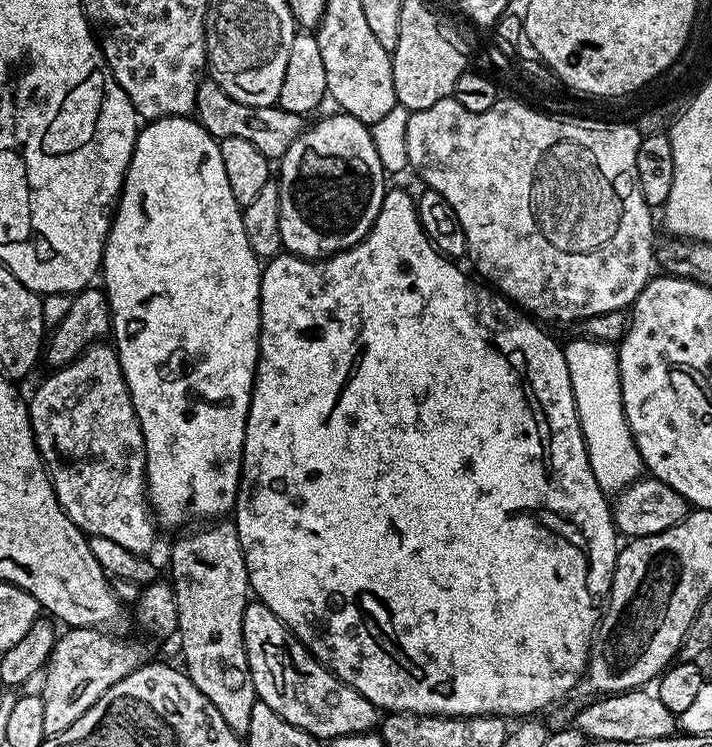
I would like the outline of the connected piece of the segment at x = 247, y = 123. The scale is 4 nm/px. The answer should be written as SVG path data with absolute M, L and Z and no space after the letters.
M210 78L200 81L194 116L211 136L216 137L217 141L226 138L243 138L245 142L258 146L258 150L262 150L262 154L272 162L279 161L280 157L286 154L286 150L290 150L292 143L299 138L306 127L305 117L301 113L291 112L276 104L246 106L230 98L230 94L226 94L226 90L222 90L218 82Z

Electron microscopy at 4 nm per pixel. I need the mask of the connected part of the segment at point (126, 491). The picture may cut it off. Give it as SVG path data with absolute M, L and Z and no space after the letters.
M101 342L86 349L77 360L55 369L51 373L53 376L46 377L32 400L30 396L27 401L28 417L36 448L52 481L52 491L56 493L66 515L89 537L108 538L126 550L148 554L156 544L158 525L146 491L146 442L116 349L106 345Z

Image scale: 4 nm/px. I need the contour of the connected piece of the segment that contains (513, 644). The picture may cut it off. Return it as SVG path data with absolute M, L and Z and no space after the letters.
M389 187L389 188L388 188L388 189L387 189L387 191L385 191L385 193L384 193L384 201L383 201L383 202L382 202L382 206L381 206L381 207L380 207L380 213L379 213L379 214L378 214L378 218L377 218L377 219L376 219L376 221L375 221L375 222L374 222L374 226L373 226L373 227L372 227L372 228L371 228L371 229L370 229L370 230L369 230L369 232L368 232L368 233L367 233L367 234L366 234L366 238L365 238L365 239L364 239L364 240L359 240L359 241L358 241L358 242L357 242L357 243L356 243L356 244L355 244L355 245L354 245L354 246L353 246L353 248L348 248L348 249L346 249L346 250L345 250L345 252L335 252L335 253L334 253L334 254L333 254L333 255L332 255L332 256L325 256L325 257L324 257L324 259L322 259L322 260L306 260L306 259L304 259L304 257L302 257L302 256L294 256L294 255L291 255L291 254L281 254L281 255L279 255L279 256L274 256L274 257L271 257L271 259L269 259L269 260L268 260L268 261L267 261L267 263L265 263L265 264L264 264L264 265L263 265L263 268L262 268L262 271L261 271L261 274L260 274L260 338L259 338L259 341L260 341L260 356L259 356L259 358L258 358L258 359L256 359L256 370L255 370L255 373L254 373L254 375L253 375L253 378L252 378L252 401L251 401L251 402L250 402L250 406L249 406L249 407L248 407L248 421L247 421L247 422L246 422L246 430L245 430L245 431L244 431L244 459L243 459L243 461L242 461L242 471L241 471L241 474L240 474L240 491L239 491L239 492L237 492L237 493L236 493L236 506L235 506L235 509L234 509L234 523L235 523L235 526L236 526L236 529L237 529L237 530L238 530L238 542L242 542L242 554L243 554L243 555L244 555L244 561L245 561L245 562L246 562L246 570L247 570L247 571L248 571L248 587L249 587L249 589L250 589L250 592L251 592L251 595L252 595L252 596L253 596L253 597L255 597L255 599L256 599L256 600L257 600L257 601L259 601L259 603L261 603L261 604L265 604L265 606L267 606L267 608L268 608L268 609L269 609L269 610L271 610L271 611L272 611L272 613L274 613L274 614L275 614L275 615L276 615L276 617L277 617L277 618L278 618L278 619L279 619L279 620L280 620L280 621L282 621L282 622L283 622L283 624L285 624L285 626L287 626L287 627L288 627L288 629L290 629L290 631L292 631L292 633L293 633L293 634L294 634L294 635L296 635L296 637L298 637L298 639L299 639L299 640L301 640L301 641L302 641L302 643L304 643L304 646L305 646L305 648L307 648L307 650L308 650L308 652L309 652L309 653L310 653L310 654L311 654L311 655L312 655L312 656L313 656L313 657L314 657L314 659L316 659L316 660L317 660L317 662L319 662L319 663L320 663L320 665L322 665L322 667L324 667L324 668L326 668L326 669L328 669L328 671L330 671L330 672L332 672L332 673L334 673L334 674L335 674L335 675L336 675L336 676L337 676L337 678L339 678L339 680L341 680L341 681L342 681L342 682L346 682L346 683L347 683L347 684L349 684L349 685L350 685L350 686L351 686L351 688L353 688L353 689L354 689L354 690L358 690L358 694L362 694L362 698L366 698L366 699L367 699L367 700L368 700L368 701L370 701L370 702L371 702L371 704L372 704L372 705L374 705L374 706L375 706L375 707L376 707L376 708L377 708L377 709L378 709L378 710L383 710L383 711L384 711L384 712L385 712L385 713L388 713L388 714L391 714L391 713L393 713L393 712L417 712L417 713L418 713L418 715L420 715L420 716L502 716L502 717L505 717L505 718L511 718L511 716L520 716L520 717L516 717L516 718L528 718L528 717L531 717L531 716L532 716L532 715L533 715L533 714L540 714L540 713L536 713L536 712L540 712L540 711L542 711L542 712L541 712L541 713L543 713L543 712L544 712L544 711L545 711L545 710L548 710L548 709L551 709L551 708L552 708L552 707L553 707L553 705L555 705L555 704L556 704L556 703L557 703L557 702L560 702L560 701L563 701L563 700L564 700L564 699L565 699L565 697L567 697L567 696L564 696L564 695L566 695L566 694L567 694L567 692L568 692L568 691L570 691L570 690L571 690L571 688L572 688L572 687L574 687L574 686L575 686L575 684L576 684L576 683L578 683L578 682L579 682L579 680L582 680L582 677L583 677L583 676L584 676L584 675L585 675L585 672L586 672L586 669L587 669L587 666L588 666L588 653L589 653L589 652L591 652L591 651L592 651L592 638L593 638L593 636L595 636L595 635L596 635L596 626L597 626L597 624L599 624L599 622L600 622L600 617L601 617L601 615L602 615L602 605L603 605L603 604L604 604L604 603L605 603L605 601L607 601L607 599L608 599L608 591L610 591L610 589L611 589L611 588L612 588L612 575L613 575L613 574L614 574L614 570L615 570L615 569L616 569L616 553L617 553L617 551L618 551L618 543L617 543L617 544L616 544L616 540L617 540L617 541L618 541L618 533L617 533L617 530L616 530L616 525L615 525L615 524L613 524L613 523L612 523L612 510L611 510L611 507L610 507L610 500L609 500L609 497L608 497L608 496L607 496L607 495L606 495L606 493L604 493L604 492L603 492L603 491L602 491L602 490L601 490L601 489L600 489L600 487L599 487L599 486L598 486L598 482L597 482L597 481L596 481L596 479L595 479L595 478L594 478L594 470L593 470L593 469L592 469L592 467L591 467L591 466L590 466L590 458L589 458L589 457L588 457L588 447L587 447L587 446L586 446L586 442L585 442L585 441L584 441L584 435L583 435L583 434L582 434L582 430L581 430L581 429L580 429L580 419L579 419L579 418L578 418L578 414L577 414L577 413L576 413L576 403L575 403L575 402L574 402L574 394L573 394L573 393L572 393L572 375L571 375L571 374L570 374L570 370L566 370L566 358L565 358L565 357L564 357L564 349L563 349L563 347L561 347L561 345L560 345L560 344L559 344L559 343L558 343L558 344L557 344L557 345L556 345L556 340L555 340L555 338L554 338L554 337L552 337L552 336L547 336L547 334L546 334L546 333L544 333L544 332L543 332L543 330L542 330L542 329L540 329L540 328L543 328L543 327L541 327L541 325L540 325L540 324L539 324L539 323L537 323L537 321L536 321L536 320L535 320L535 319L533 319L533 317L532 317L532 316L531 316L531 315L528 315L528 314L525 314L525 313L524 313L524 312L523 312L523 311L521 311L521 309L520 309L520 308L519 308L519 307L517 307L517 305L515 305L515 304L513 304L513 303L512 303L512 301L511 301L511 300L509 300L509 299L507 299L507 298L505 298L505 297L503 297L503 296L501 296L501 295L499 295L499 294L497 294L497 293L496 293L496 292L495 292L495 291L493 291L493 289L492 289L492 288L491 288L491 287L488 287L488 286L485 286L485 285L484 285L484 284L483 284L483 283L480 283L480 284L481 284L481 285L480 285L480 284L475 284L475 282L474 282L474 281L472 281L472 280L471 280L471 278L470 278L470 277L468 277L468 276L467 276L467 274L466 274L466 273L464 273L464 272L463 272L463 270L462 270L462 269L460 269L460 268L459 268L459 266L458 266L458 265L456 265L456 264L459 264L459 263L456 263L456 262L453 262L453 261L452 261L452 260L451 260L451 259L449 259L449 257L447 257L447 256L445 256L445 255L444 255L444 253L442 253L442 252L440 252L440 251L439 251L439 250L438 250L438 249L437 249L437 248L436 248L436 247L434 247L434 246L433 246L433 244L432 244L432 243L431 243L431 242L430 242L430 238L429 238L429 237L428 237L428 235L427 235L427 234L426 234L426 233L424 233L424 231L423 231L423 230L422 230L422 226L421 226L421 225L420 225L420 219L419 219L419 218L418 218L418 214L417 214L417 213L416 213L416 202L415 202L415 199L414 199L414 196L413 196L413 193L411 193L411 194L410 194L410 193L408 193L408 192L403 192L403 190L402 190L402 189L400 189L400 188L392 188L392 187Z

